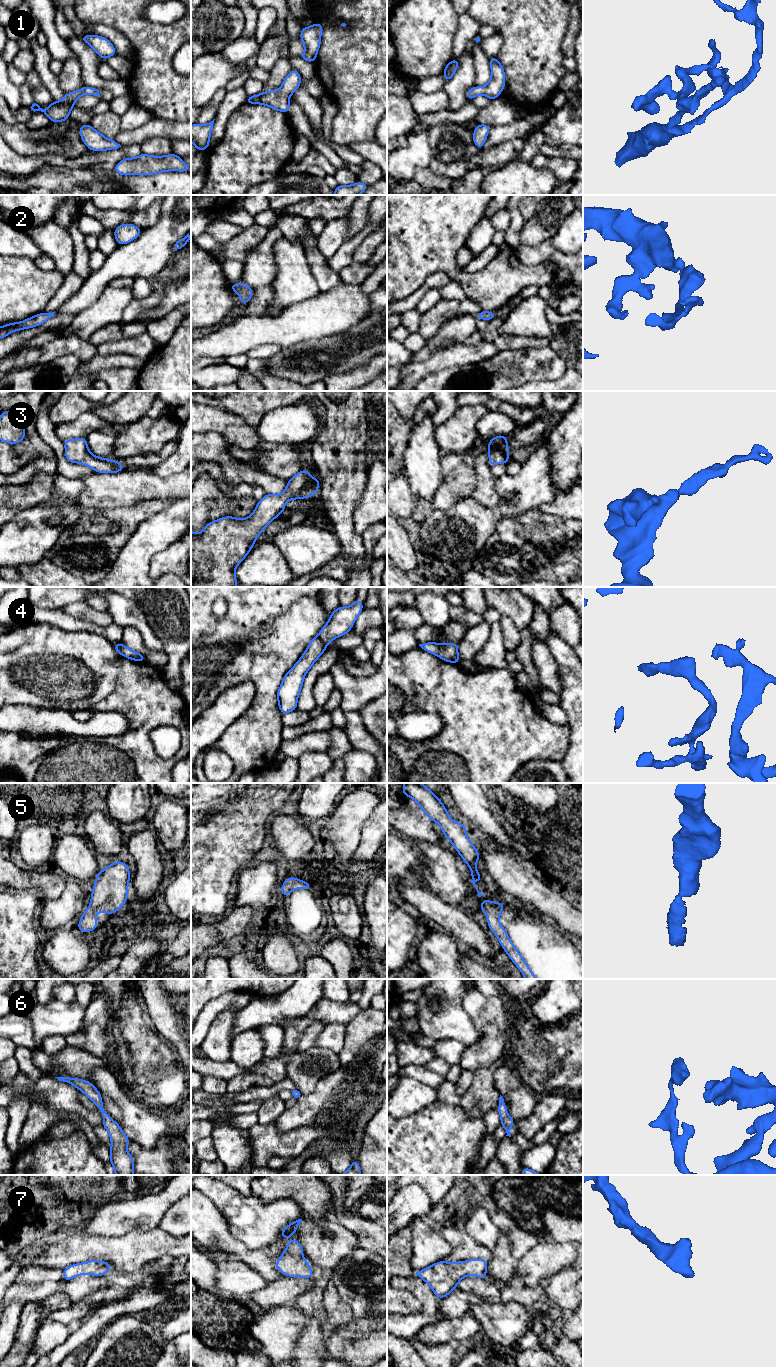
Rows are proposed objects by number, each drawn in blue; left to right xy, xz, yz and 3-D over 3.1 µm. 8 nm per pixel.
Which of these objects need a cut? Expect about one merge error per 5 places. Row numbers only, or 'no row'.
no row

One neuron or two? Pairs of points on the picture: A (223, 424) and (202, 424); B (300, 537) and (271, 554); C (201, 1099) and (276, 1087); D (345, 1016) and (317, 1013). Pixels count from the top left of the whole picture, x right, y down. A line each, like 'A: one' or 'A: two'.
A: one
B: two
C: one
D: one

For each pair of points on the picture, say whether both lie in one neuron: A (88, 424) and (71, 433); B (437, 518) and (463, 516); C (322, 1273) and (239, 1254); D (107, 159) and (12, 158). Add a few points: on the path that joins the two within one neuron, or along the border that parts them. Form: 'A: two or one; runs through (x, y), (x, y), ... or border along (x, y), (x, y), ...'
A: one; runs through (84, 424), (80, 428), (75, 429)
B: one; runs through (443, 518), (450, 515), (457, 516)
C: two; border along (288, 1242), (275, 1265), (284, 1275)
D: one; runs through (83, 161), (36, 161)

